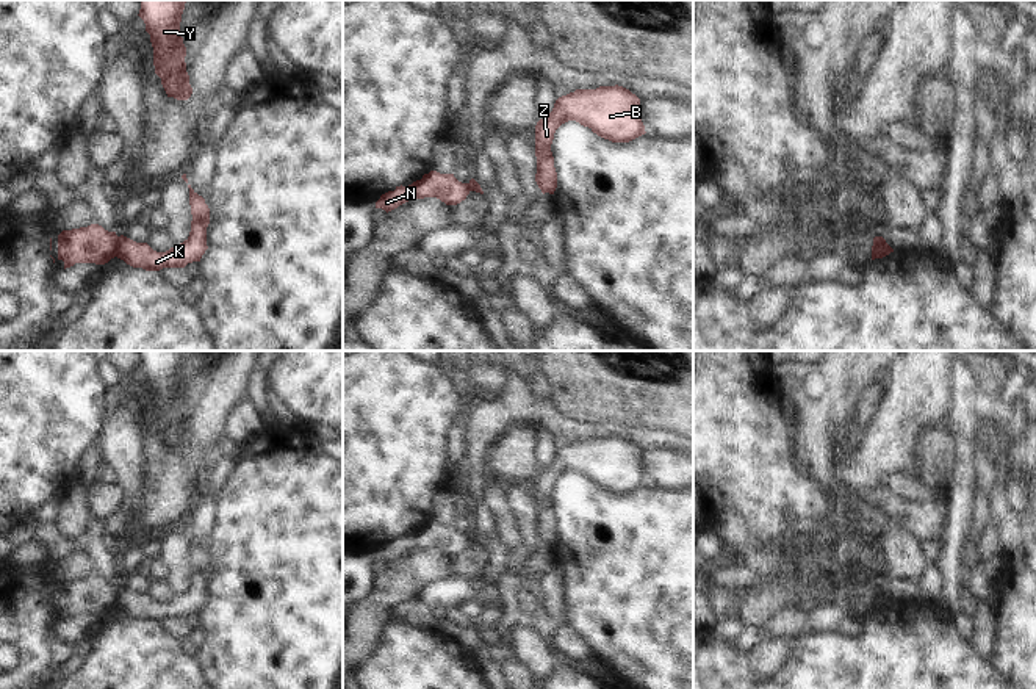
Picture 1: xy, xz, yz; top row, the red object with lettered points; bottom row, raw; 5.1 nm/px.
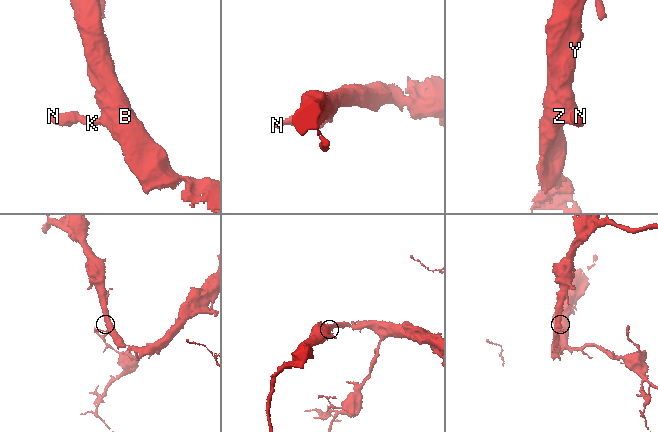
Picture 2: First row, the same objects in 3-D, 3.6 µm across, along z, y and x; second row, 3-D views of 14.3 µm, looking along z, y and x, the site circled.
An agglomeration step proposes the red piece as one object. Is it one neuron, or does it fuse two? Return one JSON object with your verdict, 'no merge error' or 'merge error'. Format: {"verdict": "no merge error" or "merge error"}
{"verdict": "merge error"}

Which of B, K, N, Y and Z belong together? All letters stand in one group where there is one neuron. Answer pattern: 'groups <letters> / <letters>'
groups B K Y Z / N

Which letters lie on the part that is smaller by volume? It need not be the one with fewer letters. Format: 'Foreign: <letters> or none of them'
Foreign: N

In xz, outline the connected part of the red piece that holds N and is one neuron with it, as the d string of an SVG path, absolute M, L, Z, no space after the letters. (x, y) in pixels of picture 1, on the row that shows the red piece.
M430 171L408 186L401 185L394 191L382 194L376 202L376 208L388 213L412 199L424 197L437 197L446 205L457 205L466 199L469 191L469 183L459 182L454 174Z

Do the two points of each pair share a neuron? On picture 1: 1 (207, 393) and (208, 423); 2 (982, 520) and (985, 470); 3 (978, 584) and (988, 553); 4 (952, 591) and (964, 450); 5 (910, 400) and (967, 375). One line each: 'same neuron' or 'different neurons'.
1: same neuron
2: same neuron
3: same neuron
4: same neuron
5: different neurons

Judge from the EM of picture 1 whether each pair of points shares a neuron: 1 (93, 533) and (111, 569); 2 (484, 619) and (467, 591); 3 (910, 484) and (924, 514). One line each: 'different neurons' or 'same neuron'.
1: same neuron
2: different neurons
3: different neurons

